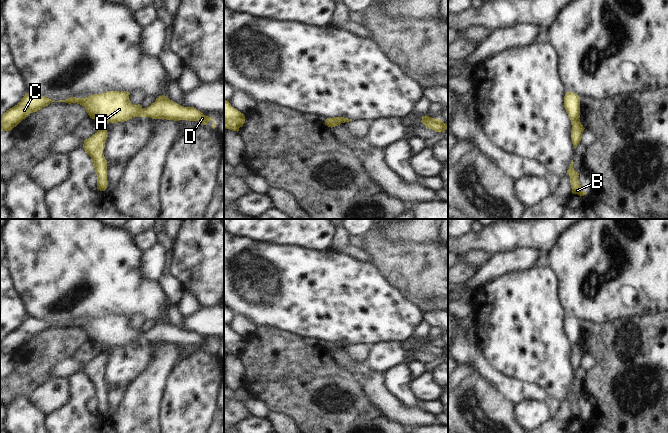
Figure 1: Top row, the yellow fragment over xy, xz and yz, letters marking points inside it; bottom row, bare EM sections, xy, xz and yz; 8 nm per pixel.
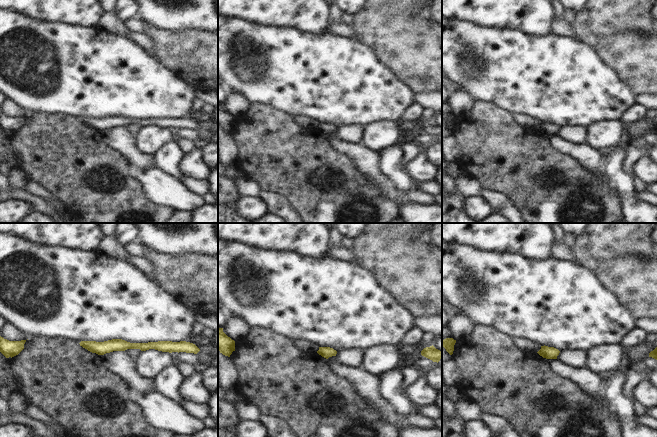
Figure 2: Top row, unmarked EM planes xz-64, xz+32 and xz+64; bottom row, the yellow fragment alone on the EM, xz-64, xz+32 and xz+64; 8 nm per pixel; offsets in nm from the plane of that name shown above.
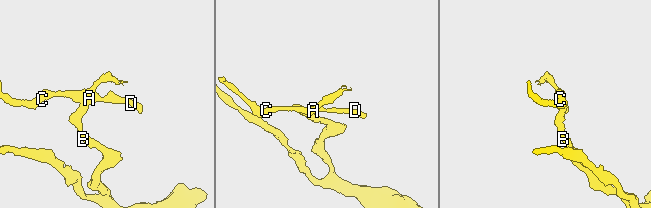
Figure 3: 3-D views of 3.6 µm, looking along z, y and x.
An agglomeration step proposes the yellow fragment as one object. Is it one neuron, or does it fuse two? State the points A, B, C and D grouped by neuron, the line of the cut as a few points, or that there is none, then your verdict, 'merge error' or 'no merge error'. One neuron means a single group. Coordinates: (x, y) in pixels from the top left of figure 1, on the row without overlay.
groups A C D / B; cut xz (330, 342), (340, 347); merge error

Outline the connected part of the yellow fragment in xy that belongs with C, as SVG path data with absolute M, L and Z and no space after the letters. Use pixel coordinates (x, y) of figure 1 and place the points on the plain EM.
M108 315L86 322L70 321L65 324L53 325L43 319L29 316L17 329L0 340L0 353L1 355L11 355L30 337L37 336L52 326L80 328L86 333L90 342L110 347L124 346L134 341L150 341L174 345L198 345L201 349L212 345L212 352L216 351L212 341L204 339L194 331L181 330L165 319L156 322L155 326L147 332L142 332L140 328L132 328L129 325L129 319L130 317L126 315Z

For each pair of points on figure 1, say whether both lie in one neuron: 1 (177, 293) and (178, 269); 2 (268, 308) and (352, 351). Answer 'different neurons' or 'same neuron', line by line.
1: different neurons
2: different neurons

